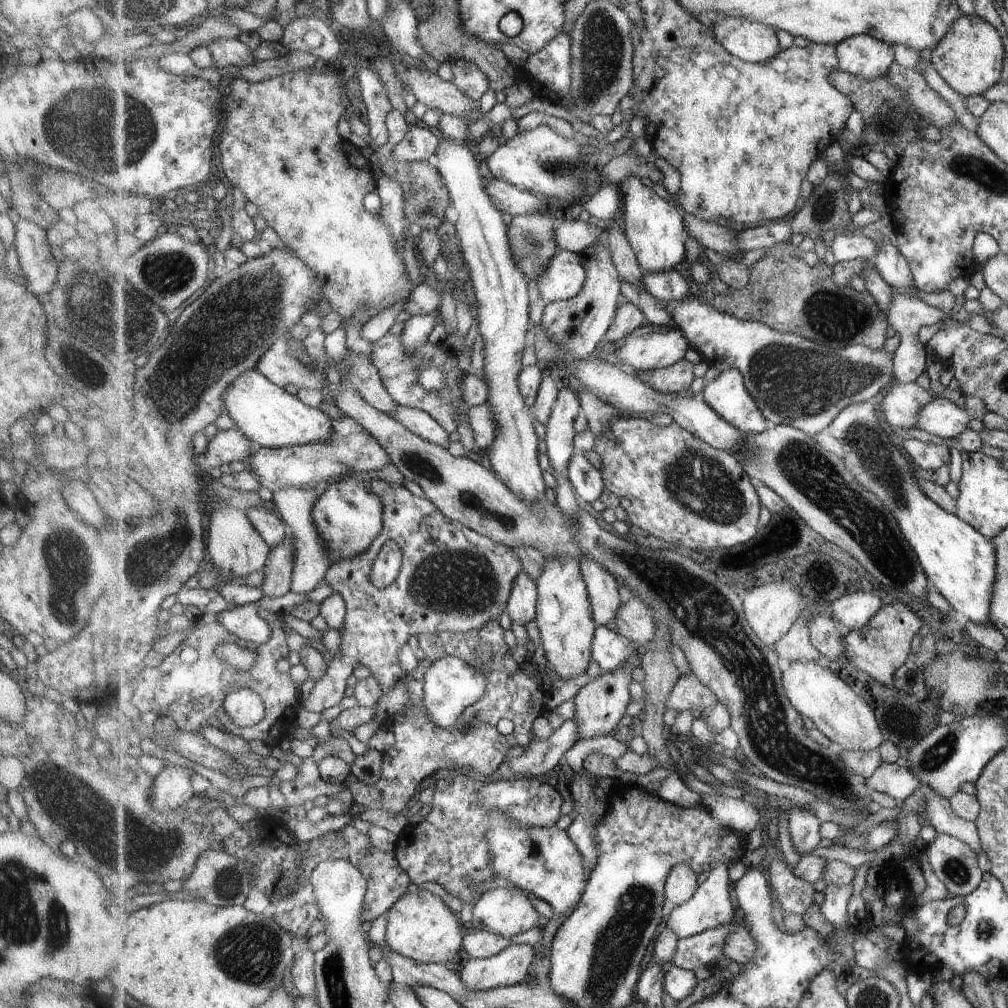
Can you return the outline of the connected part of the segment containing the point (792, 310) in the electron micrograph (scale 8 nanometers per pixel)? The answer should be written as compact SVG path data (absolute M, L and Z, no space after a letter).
M779 242L766 250L755 264L749 267L749 284L734 288L723 280L713 280L698 285L685 270L685 280L691 284L691 292L705 298L722 312L729 312L741 320L761 321L781 332L798 334L827 348L844 349L851 345L865 345L883 350L887 342L890 322L881 312L879 304L869 291L857 292L855 288L841 288L833 280L833 267L823 261L808 266L794 252L789 242Z

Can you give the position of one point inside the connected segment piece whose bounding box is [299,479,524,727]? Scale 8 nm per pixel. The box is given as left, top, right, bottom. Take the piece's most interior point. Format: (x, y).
(454, 579)

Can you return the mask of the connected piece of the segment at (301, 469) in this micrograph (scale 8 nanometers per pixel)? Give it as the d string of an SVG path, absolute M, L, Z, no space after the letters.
M342 415L333 420L333 440L323 444L306 444L292 447L260 447L247 462L249 470L257 476L257 482L272 493L283 488L315 489L320 482L331 481L347 472L381 470L392 460L381 443L365 430L354 418Z

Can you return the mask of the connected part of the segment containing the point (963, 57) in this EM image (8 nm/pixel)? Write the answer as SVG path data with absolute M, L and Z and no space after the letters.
M963 14L947 32L947 36L933 49L932 64L943 80L963 96L979 96L993 88L1003 74L1005 64L1003 38L995 26L977 15Z

